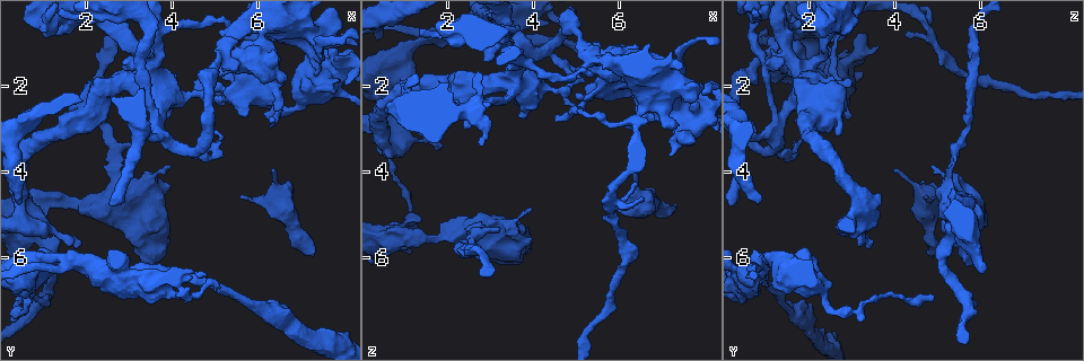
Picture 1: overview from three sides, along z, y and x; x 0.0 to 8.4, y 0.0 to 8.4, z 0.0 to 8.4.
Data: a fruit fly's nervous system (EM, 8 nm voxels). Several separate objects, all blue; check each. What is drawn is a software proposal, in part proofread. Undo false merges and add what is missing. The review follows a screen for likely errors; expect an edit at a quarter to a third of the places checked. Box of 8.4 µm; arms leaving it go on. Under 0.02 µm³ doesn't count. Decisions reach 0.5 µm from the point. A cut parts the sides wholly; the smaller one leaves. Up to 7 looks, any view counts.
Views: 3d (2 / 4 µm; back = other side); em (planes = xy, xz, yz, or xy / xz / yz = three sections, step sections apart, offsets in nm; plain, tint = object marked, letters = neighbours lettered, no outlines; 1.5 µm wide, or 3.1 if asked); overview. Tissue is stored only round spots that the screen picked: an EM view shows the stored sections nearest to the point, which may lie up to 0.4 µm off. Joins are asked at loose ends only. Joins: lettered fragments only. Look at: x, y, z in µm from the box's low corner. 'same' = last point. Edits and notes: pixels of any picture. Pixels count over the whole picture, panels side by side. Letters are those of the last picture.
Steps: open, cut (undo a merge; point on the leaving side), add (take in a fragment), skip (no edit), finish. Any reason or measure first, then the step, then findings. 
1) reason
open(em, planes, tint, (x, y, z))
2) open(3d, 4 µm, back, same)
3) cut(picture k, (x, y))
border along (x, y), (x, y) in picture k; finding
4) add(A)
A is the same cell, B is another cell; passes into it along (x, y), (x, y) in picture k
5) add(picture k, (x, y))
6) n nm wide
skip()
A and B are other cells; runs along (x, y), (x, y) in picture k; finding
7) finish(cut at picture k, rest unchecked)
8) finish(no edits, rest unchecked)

thin neck
open(3d, 4 µm, (2.45, 2.95, 5.80))

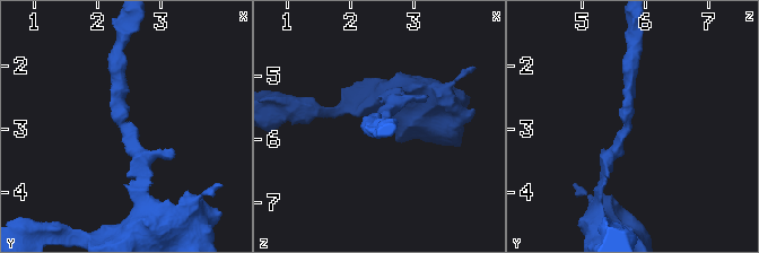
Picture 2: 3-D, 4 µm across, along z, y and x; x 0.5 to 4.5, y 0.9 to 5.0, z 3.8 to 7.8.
arms of 190, 200 nm; need the tissue
open(em, planes, letters, (2.40, 2.95, 5.70))

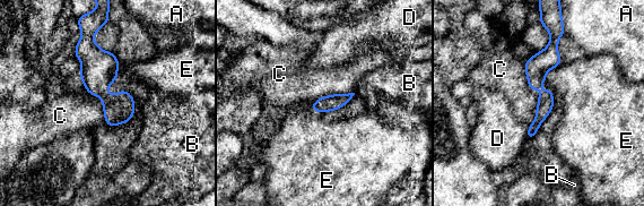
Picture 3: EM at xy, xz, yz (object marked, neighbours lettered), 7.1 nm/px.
110 nm wide
skip()
A, B, C, D and E are other cells; runs along (554, 33), (530, 134) in picture 3; continuous, no second neuron

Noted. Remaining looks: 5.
thin end
open(em, planes, letters, (5.60, 4.65, 4.80))

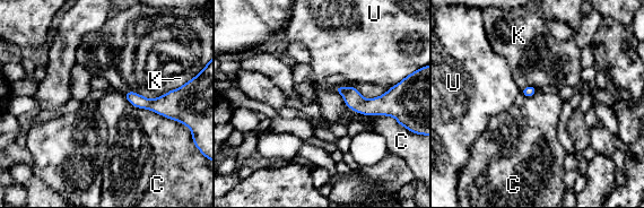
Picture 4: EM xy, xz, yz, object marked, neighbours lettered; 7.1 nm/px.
skip()
C, K and U are other cells; runs along (340, 89), (363, 106), (389, 112) in picture 4; none of them fits

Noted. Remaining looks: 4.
three-way junction
open(em, planes, letters, (1.55, 6.10, 0.85))

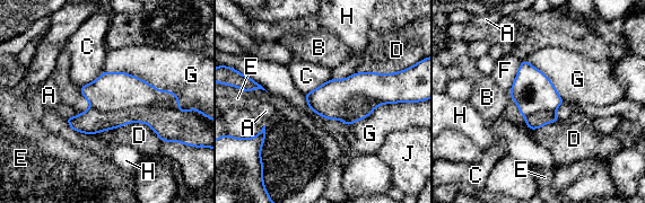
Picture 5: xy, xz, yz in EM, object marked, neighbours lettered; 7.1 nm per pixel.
cut(picture 5, (164, 122))
A, B, C, D, E, F, G, H and J are other cells; border along (90, 106), (176, 109) in picture 5; a second neuron is stuck on

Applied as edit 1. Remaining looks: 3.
finish(cut at picture 5, rest unchecked)

